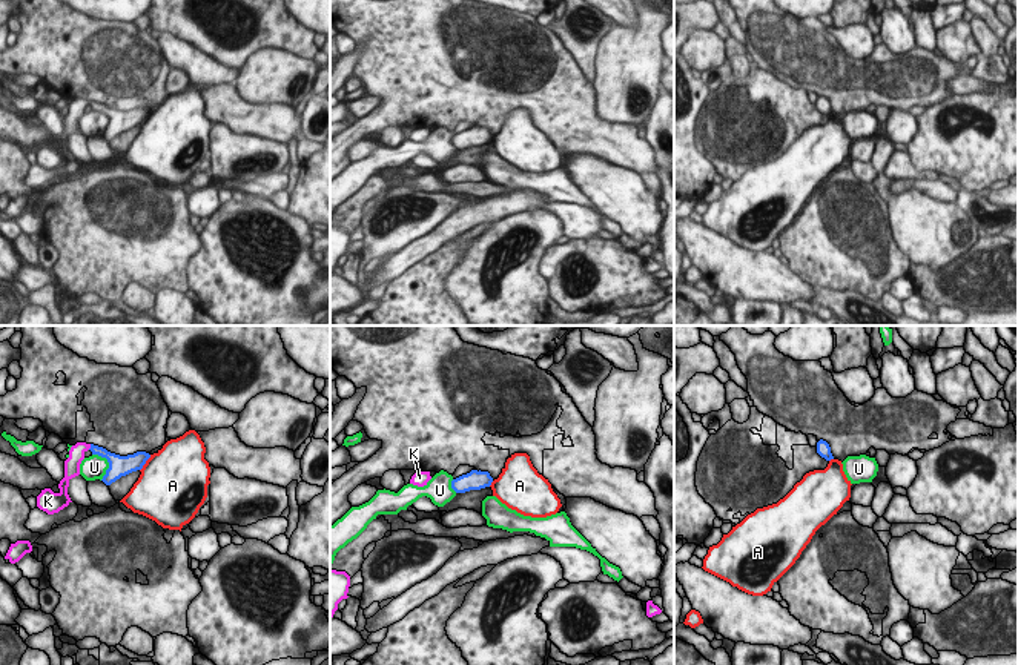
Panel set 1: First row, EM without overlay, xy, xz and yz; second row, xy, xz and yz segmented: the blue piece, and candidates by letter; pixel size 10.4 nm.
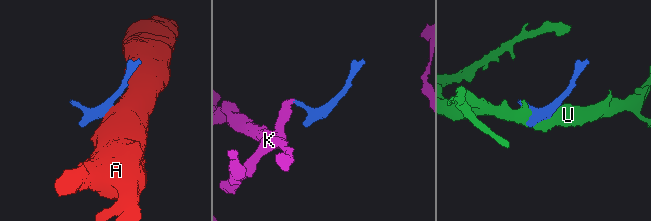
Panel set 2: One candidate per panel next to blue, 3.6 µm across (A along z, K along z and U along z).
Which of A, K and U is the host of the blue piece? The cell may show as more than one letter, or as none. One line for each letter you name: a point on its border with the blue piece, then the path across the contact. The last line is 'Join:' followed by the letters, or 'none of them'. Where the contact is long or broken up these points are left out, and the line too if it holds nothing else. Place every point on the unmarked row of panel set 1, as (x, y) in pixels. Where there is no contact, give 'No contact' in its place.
K: Touches blue at xy (91, 103). Path across: xy (102, 108), (91, 103), (82, 103), (77, 108)
Join: K

